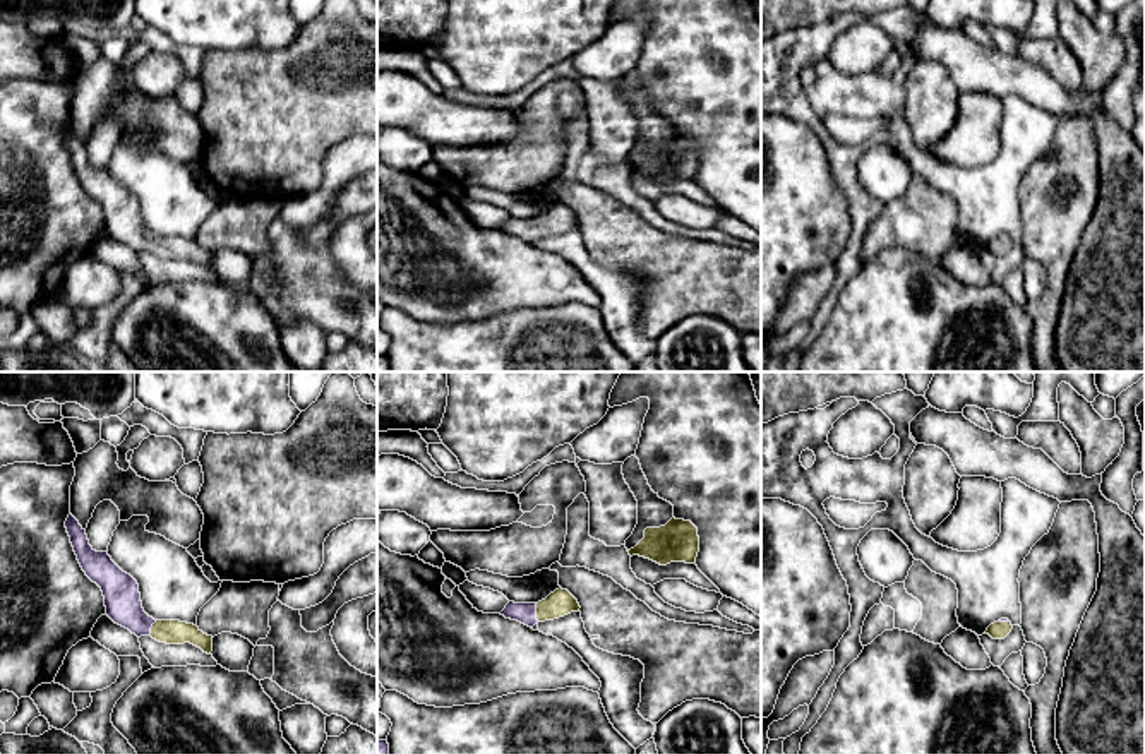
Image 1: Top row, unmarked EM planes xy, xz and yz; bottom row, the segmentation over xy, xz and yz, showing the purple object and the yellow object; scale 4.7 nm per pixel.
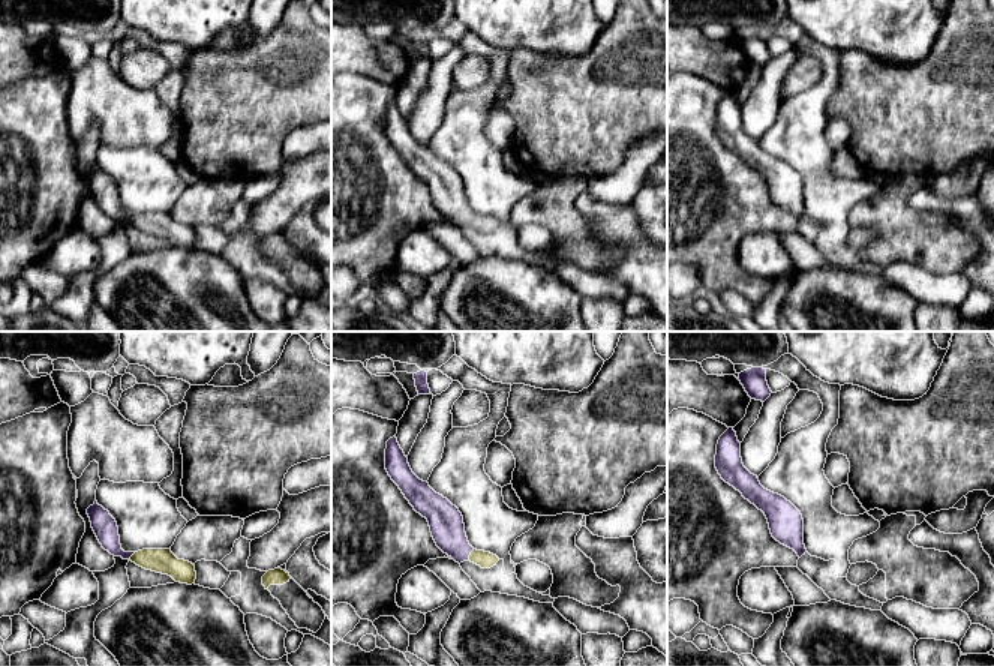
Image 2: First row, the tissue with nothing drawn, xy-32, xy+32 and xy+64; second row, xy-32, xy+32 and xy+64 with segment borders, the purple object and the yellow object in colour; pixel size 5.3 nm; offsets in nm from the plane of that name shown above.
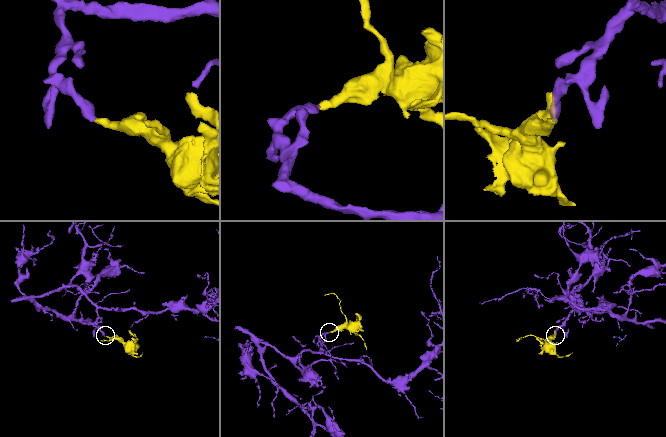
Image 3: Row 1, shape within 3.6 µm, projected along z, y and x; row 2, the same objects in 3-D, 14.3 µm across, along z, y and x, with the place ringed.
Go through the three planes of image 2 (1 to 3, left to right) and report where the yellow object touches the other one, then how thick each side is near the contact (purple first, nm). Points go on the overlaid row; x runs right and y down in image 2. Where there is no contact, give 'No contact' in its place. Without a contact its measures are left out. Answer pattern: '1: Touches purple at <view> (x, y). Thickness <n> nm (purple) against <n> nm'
1: Touches purple at xy-32 (131, 555). Thickness 130 nm (purple) against 130 nm
2: Touches purple at xy+32 (470, 554). Thickness 180 nm (purple) against 90 nm
3: No contact

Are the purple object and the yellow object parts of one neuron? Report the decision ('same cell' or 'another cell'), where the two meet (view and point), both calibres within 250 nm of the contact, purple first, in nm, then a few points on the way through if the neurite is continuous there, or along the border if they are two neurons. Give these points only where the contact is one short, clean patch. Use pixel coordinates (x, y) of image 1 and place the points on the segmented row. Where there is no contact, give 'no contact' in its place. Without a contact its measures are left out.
same cell | xz (535, 612) | 100/120 nm | across xz (523, 612), (535, 612), (561, 602)

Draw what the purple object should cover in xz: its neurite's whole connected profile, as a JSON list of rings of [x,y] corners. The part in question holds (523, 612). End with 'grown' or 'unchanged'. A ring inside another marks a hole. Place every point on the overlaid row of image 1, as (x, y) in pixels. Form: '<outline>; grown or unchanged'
[[[559,588],[538,603],[509,601],[501,615],[533,627],[538,622],[554,620],[579,608],[578,600],[567,589]]]; grown

